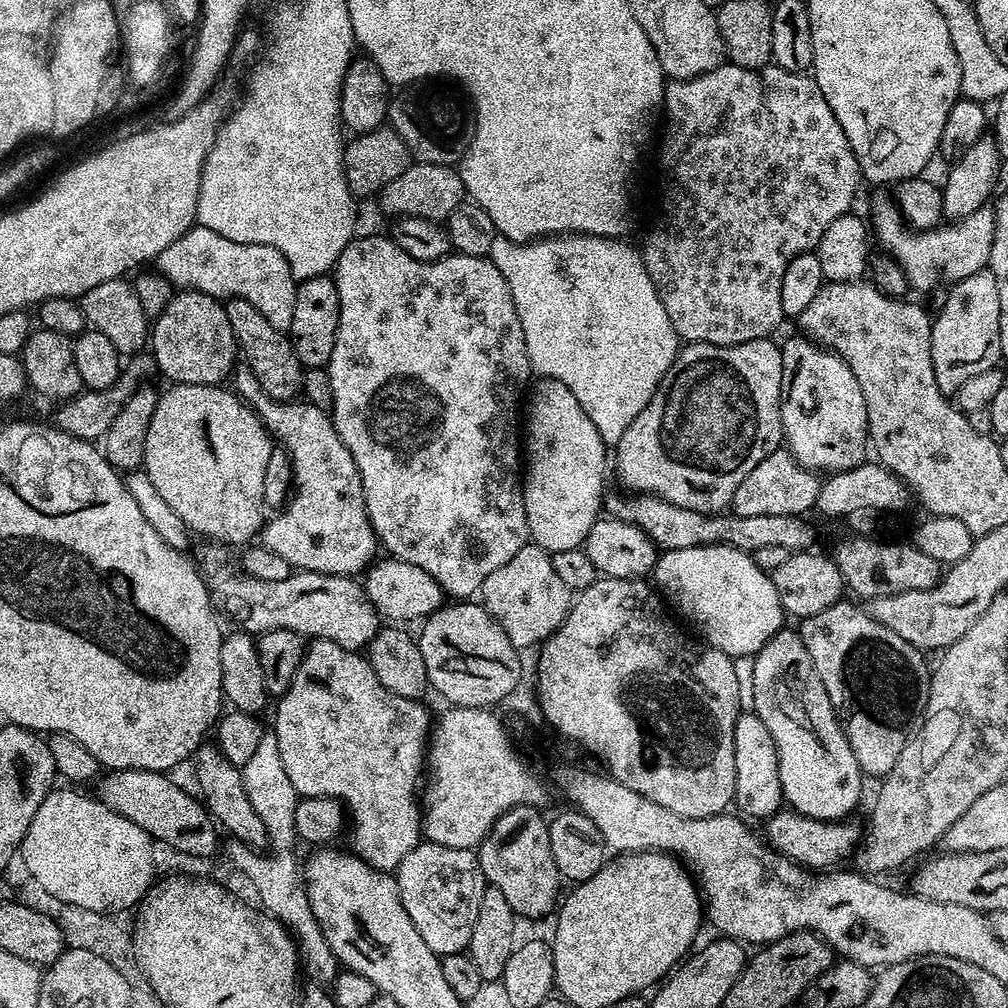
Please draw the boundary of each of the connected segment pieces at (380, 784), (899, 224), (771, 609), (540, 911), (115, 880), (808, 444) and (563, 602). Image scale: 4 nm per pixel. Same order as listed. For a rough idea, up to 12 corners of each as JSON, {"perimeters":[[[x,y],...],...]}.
{"perimeters":[[[307,645],[275,701],[300,798],[391,873],[422,843],[433,717],[359,651]],[[887,191],[870,232],[920,292],[988,268],[995,211],[911,227]],[[728,544],[661,551],[655,587],[727,656],[785,627],[771,575]],[[519,804],[488,831],[480,869],[517,917],[557,911],[548,820]],[[49,791],[30,874],[83,909],[127,913],[152,837],[95,795]],[[783,341],[783,443],[802,467],[865,463],[866,398],[841,356]],[[531,542],[479,595],[517,650],[543,645],[574,599]]]}

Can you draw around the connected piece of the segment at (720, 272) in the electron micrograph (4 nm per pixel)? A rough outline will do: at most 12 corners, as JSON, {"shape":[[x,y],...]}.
{"shape":[[808,74],[664,90],[646,274],[681,341],[785,319],[782,274],[853,211]]}

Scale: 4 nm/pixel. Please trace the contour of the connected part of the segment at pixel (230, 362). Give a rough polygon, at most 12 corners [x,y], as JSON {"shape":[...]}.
{"shape":[[180,290],[150,328],[172,384],[225,383],[238,345],[221,301]]}

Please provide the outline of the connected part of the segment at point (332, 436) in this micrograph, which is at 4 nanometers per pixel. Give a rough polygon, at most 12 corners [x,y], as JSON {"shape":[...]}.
{"shape":[[236,395],[288,447],[296,493],[263,543],[331,576],[373,563],[358,466],[331,415],[270,399]]}

